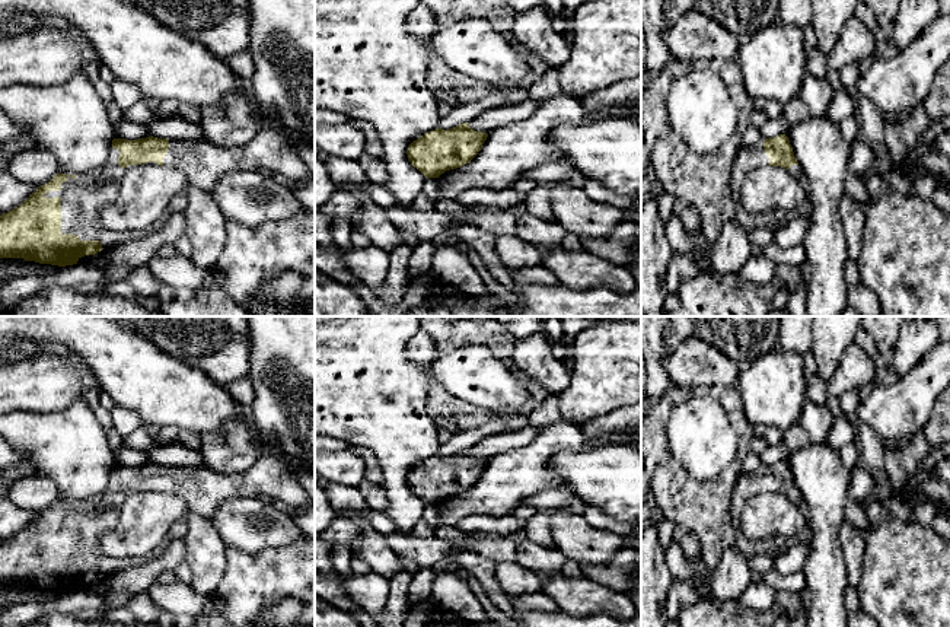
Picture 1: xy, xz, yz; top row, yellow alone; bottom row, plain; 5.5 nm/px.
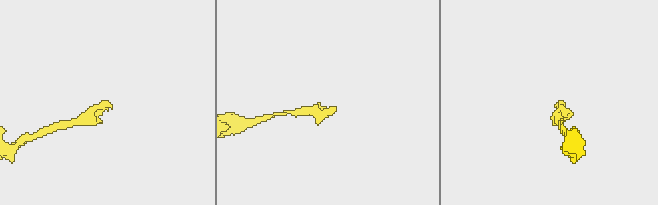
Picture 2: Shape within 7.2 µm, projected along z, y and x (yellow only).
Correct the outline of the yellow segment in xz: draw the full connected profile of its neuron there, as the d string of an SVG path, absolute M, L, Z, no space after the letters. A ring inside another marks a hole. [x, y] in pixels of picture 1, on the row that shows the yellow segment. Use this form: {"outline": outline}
{"outline": "M468 122L449 130L437 127L408 146L408 160L425 178L439 178L446 171L469 163L487 137L487 133L472 130Z"}

